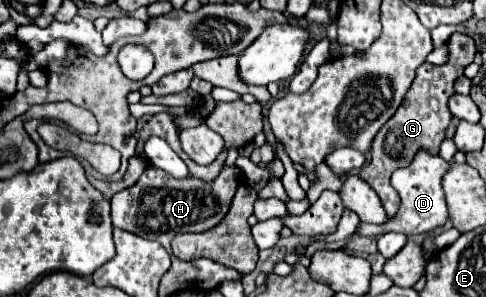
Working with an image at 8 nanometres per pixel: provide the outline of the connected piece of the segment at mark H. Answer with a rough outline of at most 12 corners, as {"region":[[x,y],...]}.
{"region":[[150,166],[110,200],[112,224],[156,240],[204,232],[242,178],[212,182]]}

